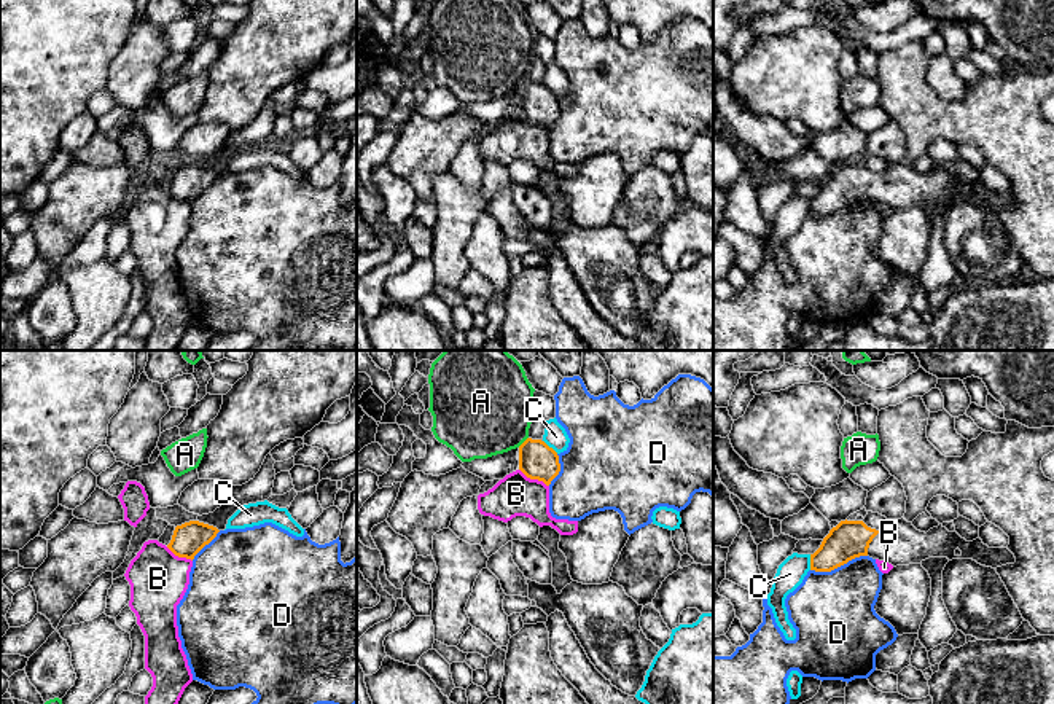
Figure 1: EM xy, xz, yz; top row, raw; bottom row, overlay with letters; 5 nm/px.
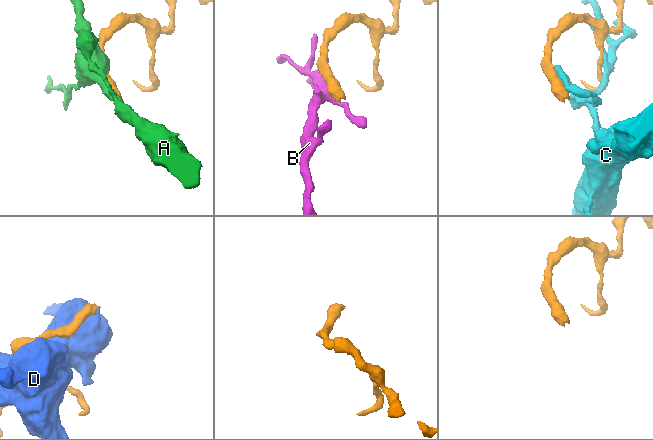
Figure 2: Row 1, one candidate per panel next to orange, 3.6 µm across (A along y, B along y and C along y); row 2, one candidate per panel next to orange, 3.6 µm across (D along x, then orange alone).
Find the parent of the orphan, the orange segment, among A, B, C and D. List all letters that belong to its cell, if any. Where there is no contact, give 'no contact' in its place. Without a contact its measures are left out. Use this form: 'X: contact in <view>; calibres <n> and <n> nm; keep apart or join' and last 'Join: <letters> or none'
A: contact in xz; calibres 190 and 460 nm; keep apart
B: contact in xz; calibres 190 and 200 nm; keep apart
C: contact in yz; calibres 190 and 140 nm; keep apart
D: contact in yz; calibres 190 and 420 nm; keep apart
Join: none

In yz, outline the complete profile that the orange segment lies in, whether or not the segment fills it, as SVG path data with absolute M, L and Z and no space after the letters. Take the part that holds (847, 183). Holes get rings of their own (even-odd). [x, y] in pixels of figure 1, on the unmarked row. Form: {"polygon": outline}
{"polygon": "M904 161L888 162L882 174L871 172L863 164L845 162L810 198L810 213L831 215L860 199L885 204L893 210L920 207L928 201L973 202L992 212L1016 205L1008 191L989 191L979 180L966 185L943 167L925 177Z"}

